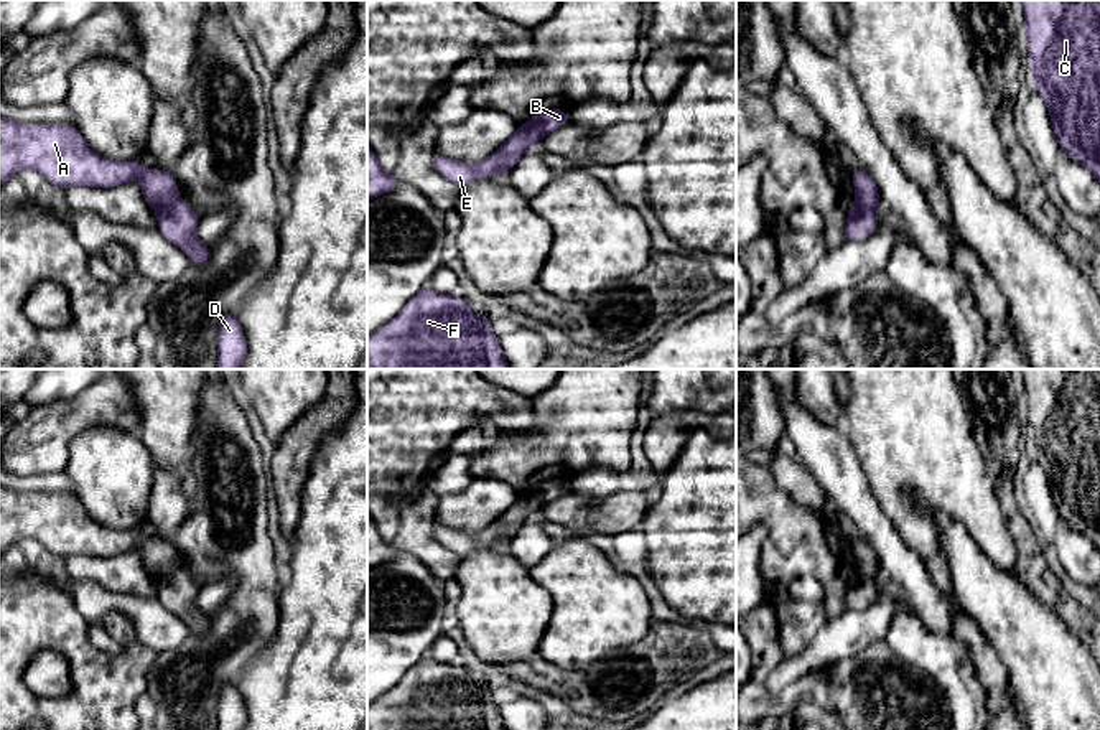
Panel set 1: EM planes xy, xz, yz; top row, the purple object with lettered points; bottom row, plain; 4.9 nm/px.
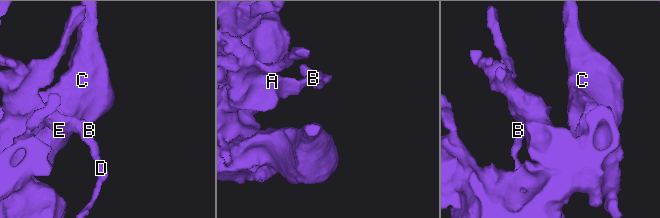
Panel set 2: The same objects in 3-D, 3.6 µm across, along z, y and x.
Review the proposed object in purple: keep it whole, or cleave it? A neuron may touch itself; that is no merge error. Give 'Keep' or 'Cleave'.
Cleave

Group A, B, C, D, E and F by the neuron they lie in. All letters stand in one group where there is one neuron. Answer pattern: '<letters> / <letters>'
A C E F / B D

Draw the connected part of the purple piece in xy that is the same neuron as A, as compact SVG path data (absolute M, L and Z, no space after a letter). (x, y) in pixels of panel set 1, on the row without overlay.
M0 484L0 555L25 537L36 539L59 559L77 554L105 559L138 549L143 569L155 582L178 567L171 539L104 527L71 494L23 493Z

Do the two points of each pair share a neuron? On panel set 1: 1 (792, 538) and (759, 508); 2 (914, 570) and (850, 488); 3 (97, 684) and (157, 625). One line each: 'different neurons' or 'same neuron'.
1: same neuron
2: same neuron
3: different neurons

